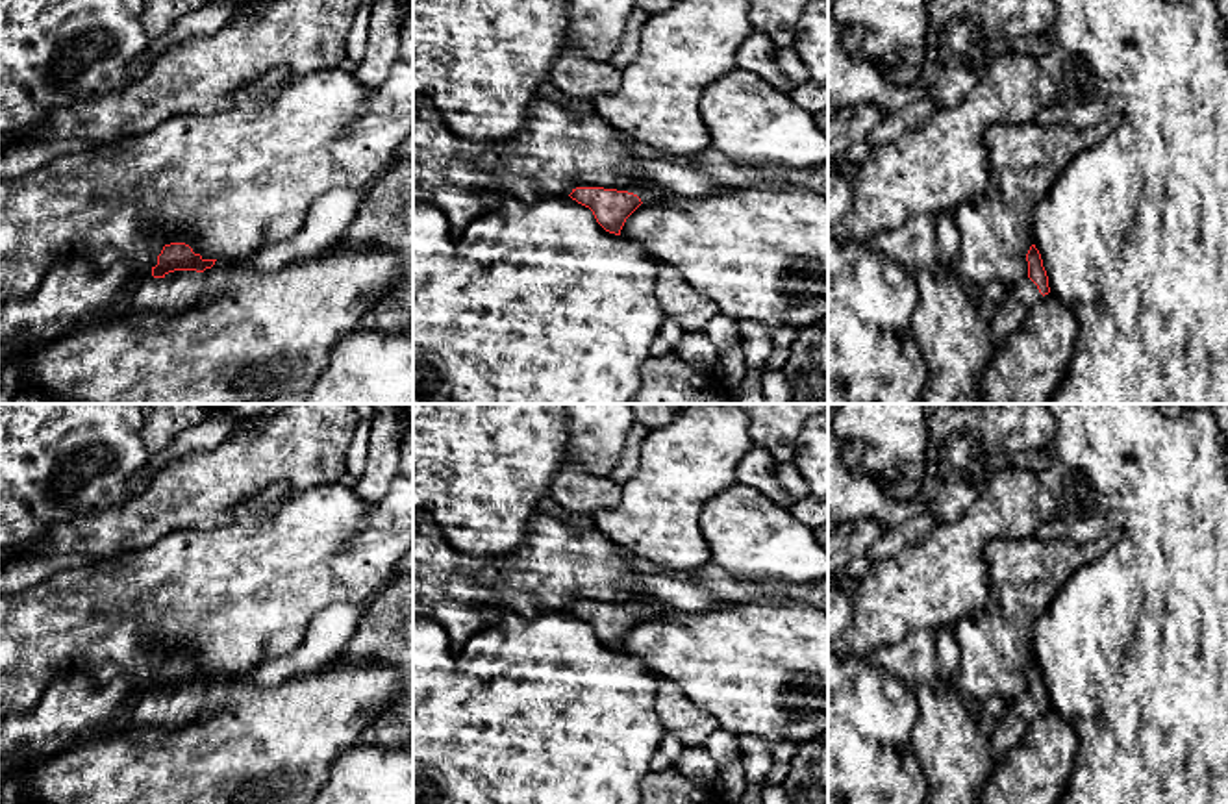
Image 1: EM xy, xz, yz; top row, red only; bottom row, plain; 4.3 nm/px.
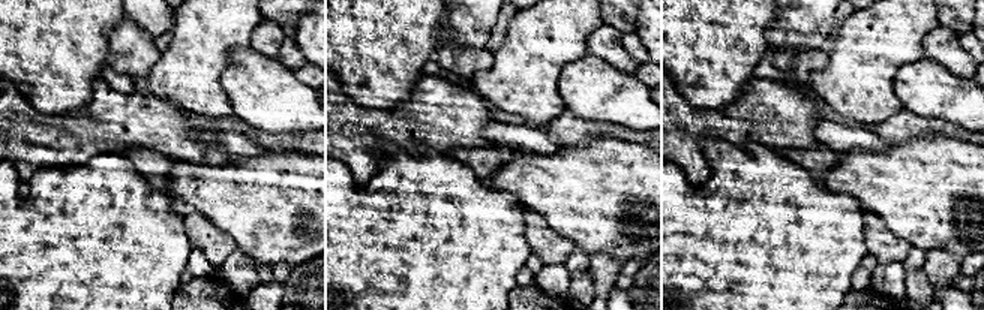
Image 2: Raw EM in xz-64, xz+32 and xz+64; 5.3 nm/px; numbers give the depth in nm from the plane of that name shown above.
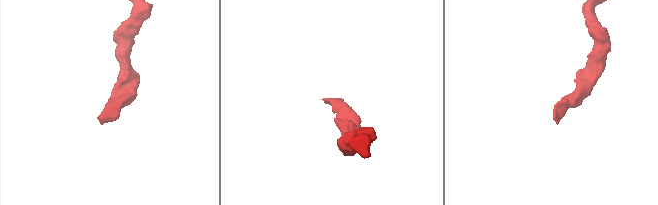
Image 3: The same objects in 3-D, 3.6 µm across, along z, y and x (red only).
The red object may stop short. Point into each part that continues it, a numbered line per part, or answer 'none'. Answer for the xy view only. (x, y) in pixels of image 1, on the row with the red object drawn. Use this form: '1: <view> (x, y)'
1: xy (176, 293)

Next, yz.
1: yz (1012, 310)

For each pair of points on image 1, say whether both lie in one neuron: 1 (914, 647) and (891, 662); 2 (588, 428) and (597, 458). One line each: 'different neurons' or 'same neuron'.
1: same neuron
2: same neuron

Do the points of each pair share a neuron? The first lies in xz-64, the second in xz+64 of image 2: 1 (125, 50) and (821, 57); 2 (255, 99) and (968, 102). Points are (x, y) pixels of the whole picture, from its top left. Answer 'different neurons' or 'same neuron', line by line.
1: same neuron
2: same neuron

